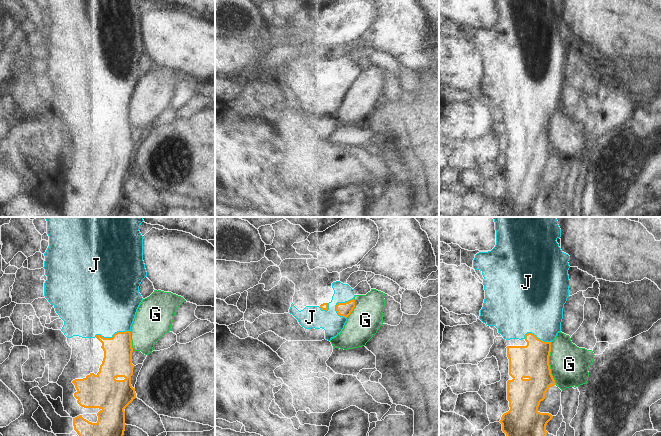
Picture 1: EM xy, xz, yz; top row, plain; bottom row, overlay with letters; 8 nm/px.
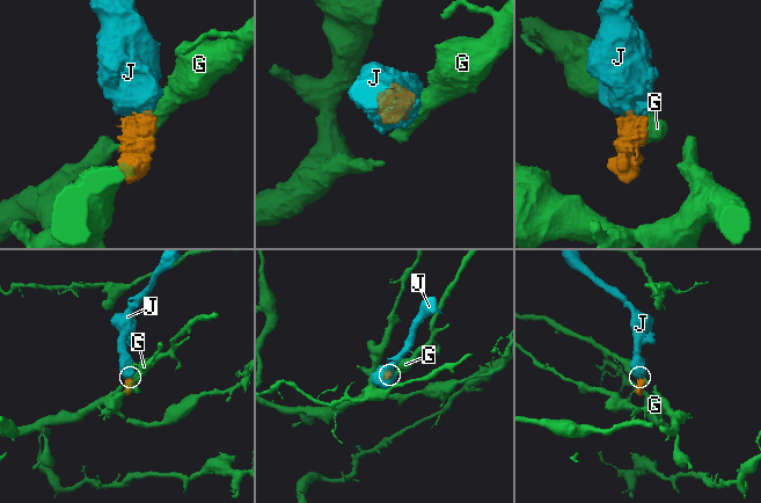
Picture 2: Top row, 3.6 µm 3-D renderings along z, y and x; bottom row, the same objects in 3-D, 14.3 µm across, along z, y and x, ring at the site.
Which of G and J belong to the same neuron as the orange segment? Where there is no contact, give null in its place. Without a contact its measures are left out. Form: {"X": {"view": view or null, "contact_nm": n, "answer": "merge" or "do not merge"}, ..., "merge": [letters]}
{"G": {"view": "yz", "contact_nm": 340, "answer": "do not merge"}, "J": {"view": "xz", "contact_nm": 190, "answer": "merge"}, "merge": ["J"]}

